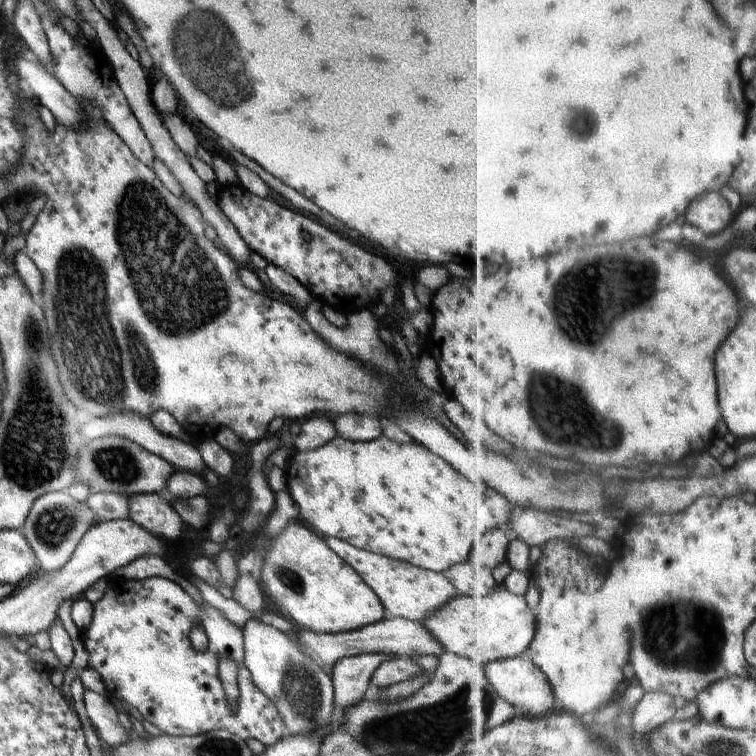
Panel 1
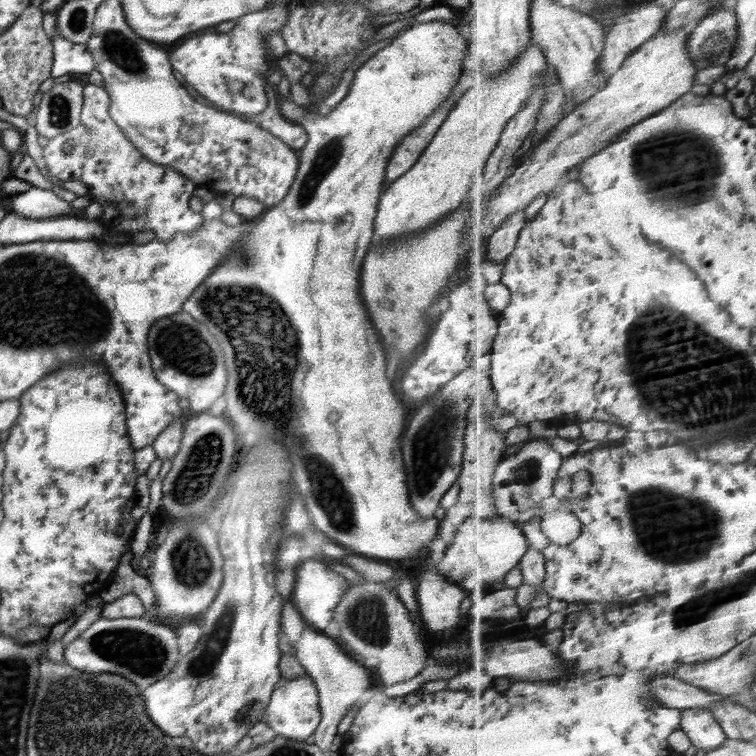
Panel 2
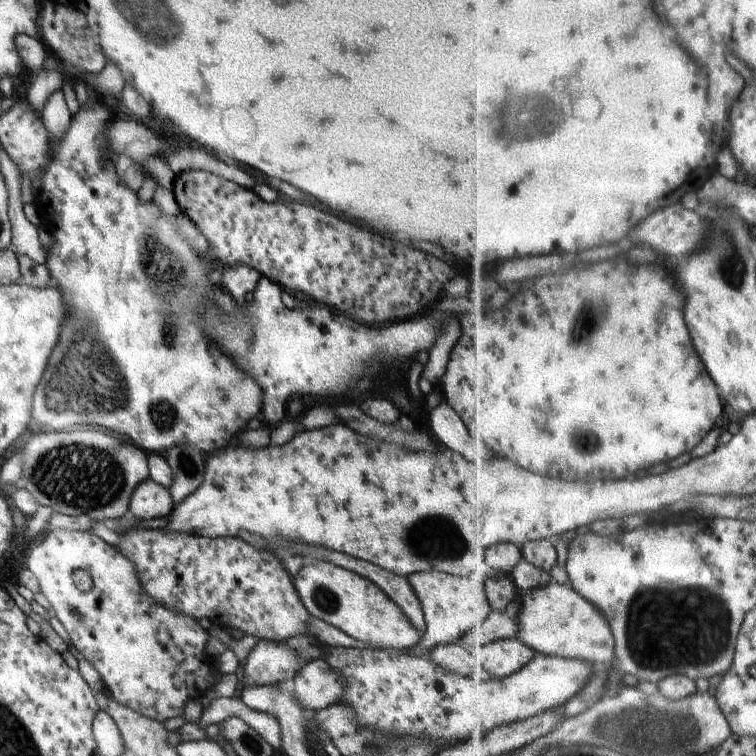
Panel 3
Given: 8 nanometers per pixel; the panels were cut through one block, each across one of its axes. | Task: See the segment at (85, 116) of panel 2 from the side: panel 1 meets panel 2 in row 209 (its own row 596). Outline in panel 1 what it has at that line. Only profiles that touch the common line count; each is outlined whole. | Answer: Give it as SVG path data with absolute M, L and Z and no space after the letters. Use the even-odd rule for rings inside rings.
M150 577L144 580L123 580L116 586L109 586L104 595L93 604L92 622L85 631L81 633L82 642L86 652L88 652L88 667L92 670L96 670L102 678L106 692L114 699L123 700L126 704L130 704L132 708L136 708L138 712L143 716L144 720L154 724L162 733L168 736L175 737L193 737L196 735L202 735L204 733L213 730L227 730L236 736L239 736L242 740L248 740L248 738L256 738L258 742L269 747L272 744L276 744L280 738L286 738L289 736L289 732L286 730L286 724L282 722L280 714L278 714L277 708L270 702L270 699L266 695L262 694L254 680L250 671L244 666L245 660L245 648L244 648L244 630L232 624L222 612L218 612L214 607L211 607L206 602L198 604L179 584L172 580L168 580L164 577ZM220 658L228 658L232 660L236 666L238 666L238 689L239 698L237 701L237 710L231 710L224 688L220 678L218 678L218 660Z

